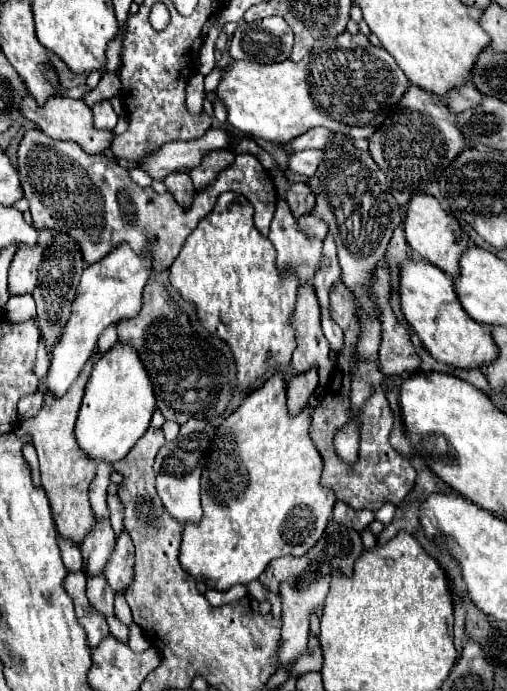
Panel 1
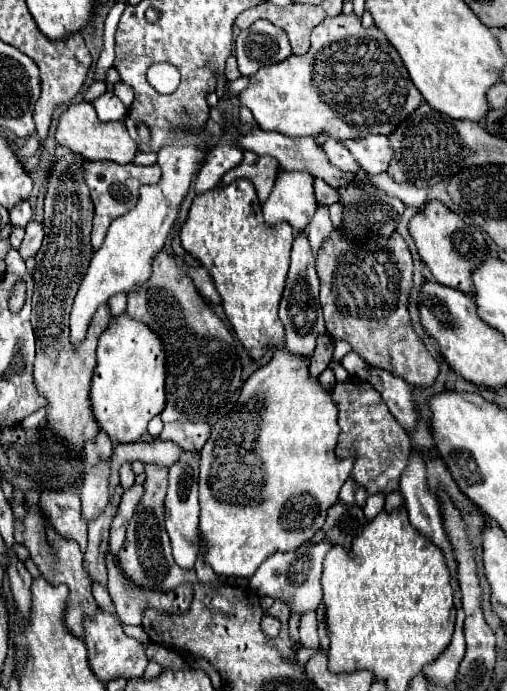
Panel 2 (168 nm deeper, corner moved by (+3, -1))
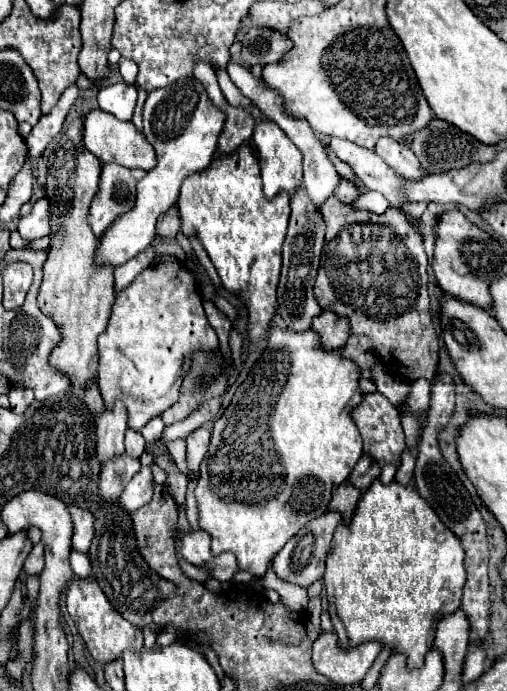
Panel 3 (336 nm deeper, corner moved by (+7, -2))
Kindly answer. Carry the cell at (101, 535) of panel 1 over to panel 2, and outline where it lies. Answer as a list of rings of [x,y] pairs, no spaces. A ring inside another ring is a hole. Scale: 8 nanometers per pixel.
[[[100,463],[86,471],[86,479],[80,487],[82,519],[86,525],[100,517],[100,511],[104,511],[104,505],[108,505],[108,475],[110,463]]]

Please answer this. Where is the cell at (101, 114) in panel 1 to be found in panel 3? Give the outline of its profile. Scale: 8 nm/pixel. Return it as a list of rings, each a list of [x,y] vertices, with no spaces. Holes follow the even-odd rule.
[[[130,84],[104,86],[98,92],[98,104],[104,112],[114,114],[118,120],[132,120],[138,92]]]

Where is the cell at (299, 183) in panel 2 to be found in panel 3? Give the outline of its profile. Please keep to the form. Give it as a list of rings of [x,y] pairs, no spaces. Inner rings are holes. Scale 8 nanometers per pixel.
[[[262,120],[256,124],[252,142],[258,146],[258,152],[260,152],[266,198],[276,196],[280,190],[292,194],[302,184],[302,152],[294,146],[294,142],[286,136],[286,132],[276,122],[270,122],[270,120]]]

